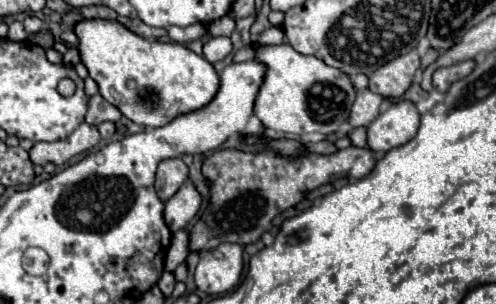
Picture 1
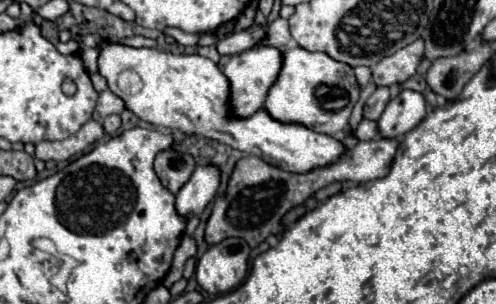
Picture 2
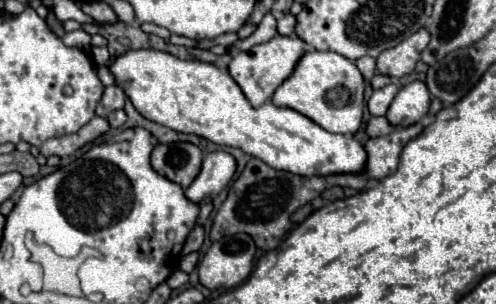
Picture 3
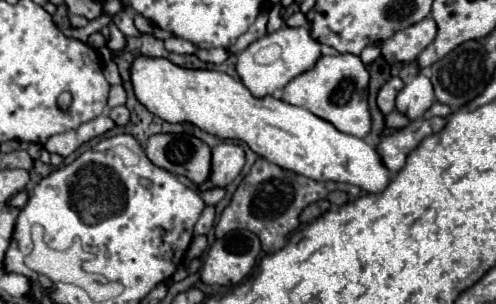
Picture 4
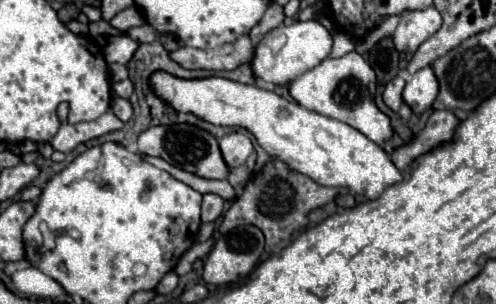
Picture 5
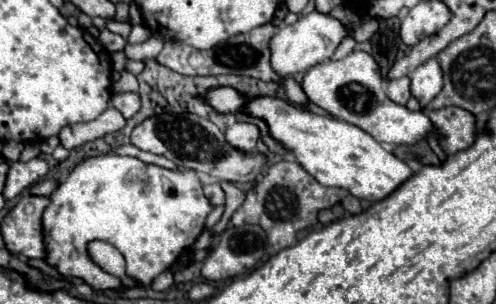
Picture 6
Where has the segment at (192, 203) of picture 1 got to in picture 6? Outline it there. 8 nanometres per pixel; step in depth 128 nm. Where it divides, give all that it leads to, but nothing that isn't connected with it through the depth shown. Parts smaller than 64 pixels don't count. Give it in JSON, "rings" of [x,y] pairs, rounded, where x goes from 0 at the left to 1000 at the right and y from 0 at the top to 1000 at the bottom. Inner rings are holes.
{"rings":[[[476,401],[472,414],[464,414],[456,428],[456,461],[468,487],[500,507],[512,493],[516,467],[520,467],[520,421],[512,408],[496,408],[496,401]]]}

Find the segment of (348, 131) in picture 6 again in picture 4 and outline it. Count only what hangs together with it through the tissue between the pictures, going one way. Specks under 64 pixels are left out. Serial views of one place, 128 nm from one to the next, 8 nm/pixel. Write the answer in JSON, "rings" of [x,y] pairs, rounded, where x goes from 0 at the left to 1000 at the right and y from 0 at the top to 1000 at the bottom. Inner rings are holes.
{"rings":[[[278,184],[262,224],[262,263],[266,263],[266,289],[270,289],[278,336],[290,342],[298,355],[298,368],[306,368],[310,382],[319,382],[343,408],[367,408],[367,401],[391,408],[403,428],[411,428],[444,461],[484,461],[484,467],[500,474],[504,493],[516,500],[524,520],[532,520],[565,553],[589,559],[589,566],[621,579],[629,592],[673,592],[673,599],[714,605],[750,638],[766,638],[786,592],[786,566],[774,553],[758,487],[742,480],[730,454],[681,434],[669,408],[633,382],[617,355],[577,342],[548,316],[520,329],[500,303],[500,289],[484,263],[476,263],[452,237],[407,230],[407,224],[383,230],[383,224],[355,217],[335,191]]]}

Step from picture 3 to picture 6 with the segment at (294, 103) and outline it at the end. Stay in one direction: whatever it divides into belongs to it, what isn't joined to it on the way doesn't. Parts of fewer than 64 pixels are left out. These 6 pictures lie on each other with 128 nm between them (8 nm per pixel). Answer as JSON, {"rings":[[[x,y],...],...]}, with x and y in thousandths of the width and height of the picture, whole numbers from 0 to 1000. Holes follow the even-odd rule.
{"rings":[[[710,171],[690,197],[669,191],[629,217],[613,240],[609,296],[617,322],[657,362],[661,375],[677,382],[681,395],[694,395],[702,408],[714,408],[742,434],[758,467],[778,474],[835,474],[839,461],[855,454],[863,428],[871,428],[871,408],[859,375],[851,368],[827,368],[819,349],[790,342],[770,289],[770,257],[762,237],[762,211],[742,171]]]}

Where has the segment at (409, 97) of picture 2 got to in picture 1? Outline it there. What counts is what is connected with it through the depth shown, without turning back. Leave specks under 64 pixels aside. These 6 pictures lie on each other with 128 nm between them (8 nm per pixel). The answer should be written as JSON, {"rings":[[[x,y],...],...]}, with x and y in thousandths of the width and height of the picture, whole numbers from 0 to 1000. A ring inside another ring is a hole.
{"rings":[[[798,336],[774,375],[766,375],[746,414],[742,434],[742,487],[770,513],[790,487],[815,480],[831,447],[839,447],[839,421],[847,408],[847,375],[831,336]]]}

